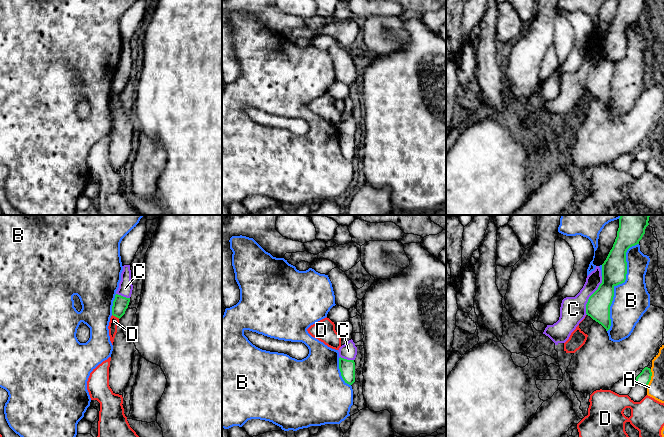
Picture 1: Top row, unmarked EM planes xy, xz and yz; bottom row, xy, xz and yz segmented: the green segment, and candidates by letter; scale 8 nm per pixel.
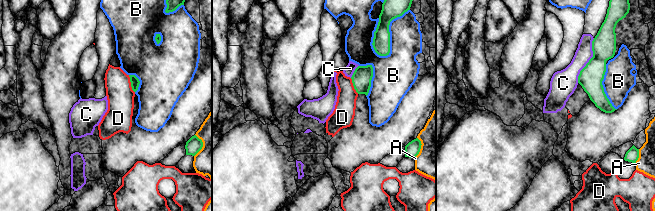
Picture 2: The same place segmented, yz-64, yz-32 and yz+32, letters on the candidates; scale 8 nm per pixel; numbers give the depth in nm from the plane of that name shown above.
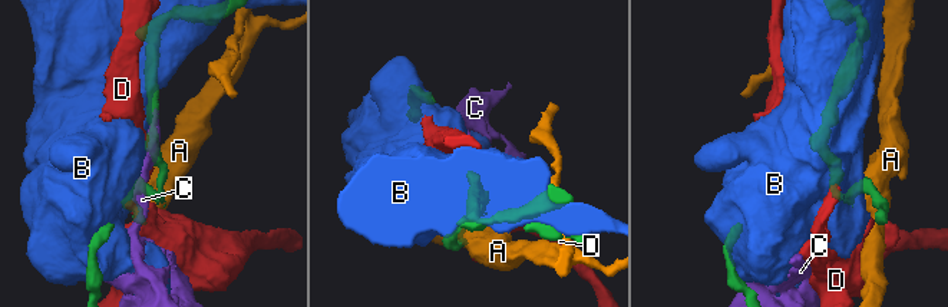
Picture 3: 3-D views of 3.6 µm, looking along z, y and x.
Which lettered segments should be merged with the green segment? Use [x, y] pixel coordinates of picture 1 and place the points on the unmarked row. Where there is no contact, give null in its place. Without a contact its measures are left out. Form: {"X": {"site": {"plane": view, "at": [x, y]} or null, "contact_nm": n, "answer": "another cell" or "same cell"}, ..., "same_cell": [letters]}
{"A": {"site": {"plane": "yz", "at": [650, 154]}, "contact_nm": 150, "answer": "another cell"}, "B": {"site": {"plane": "yz", "at": [618, 60]}, "contact_nm": 750, "answer": "another cell"}, "C": {"site": {"plane": "yz", "at": [591, 71]}, "contact_nm": 340, "answer": "another cell"}, "D": {"site": {"plane": "xy", "at": [116, 92]}, "contact_nm": 70, "answer": "another cell"}, "same_cell": []}

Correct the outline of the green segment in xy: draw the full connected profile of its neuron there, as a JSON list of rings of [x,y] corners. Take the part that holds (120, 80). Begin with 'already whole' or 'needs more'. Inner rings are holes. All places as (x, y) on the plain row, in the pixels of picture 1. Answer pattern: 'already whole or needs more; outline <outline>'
already whole; outline [[[116,70],[112,82],[112,91],[120,95],[125,90],[129,78],[130,74]]]

